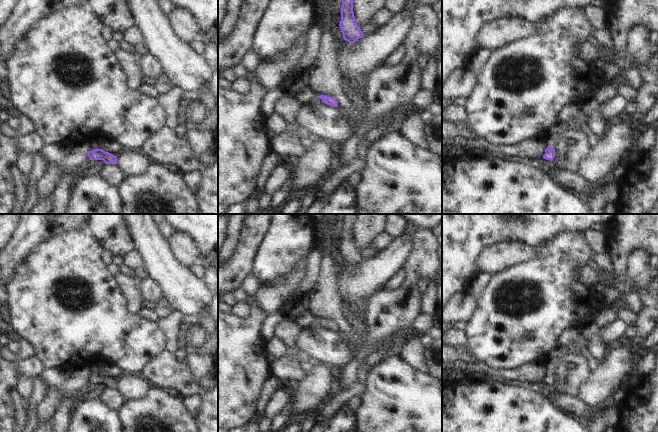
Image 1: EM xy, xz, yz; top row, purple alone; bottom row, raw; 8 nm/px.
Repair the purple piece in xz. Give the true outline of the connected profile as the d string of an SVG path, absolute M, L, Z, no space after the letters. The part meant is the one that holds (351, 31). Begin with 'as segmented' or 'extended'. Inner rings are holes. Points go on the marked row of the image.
as segmented; M342 0L341 21L339 23L343 39L350 44L356 42L363 36L363 32L356 23L353 12L353 2L354 0Z

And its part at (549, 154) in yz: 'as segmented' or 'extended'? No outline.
extended

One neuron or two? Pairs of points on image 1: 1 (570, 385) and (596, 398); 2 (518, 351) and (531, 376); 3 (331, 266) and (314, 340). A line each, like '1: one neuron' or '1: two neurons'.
1: two neurons
2: two neurons
3: two neurons

